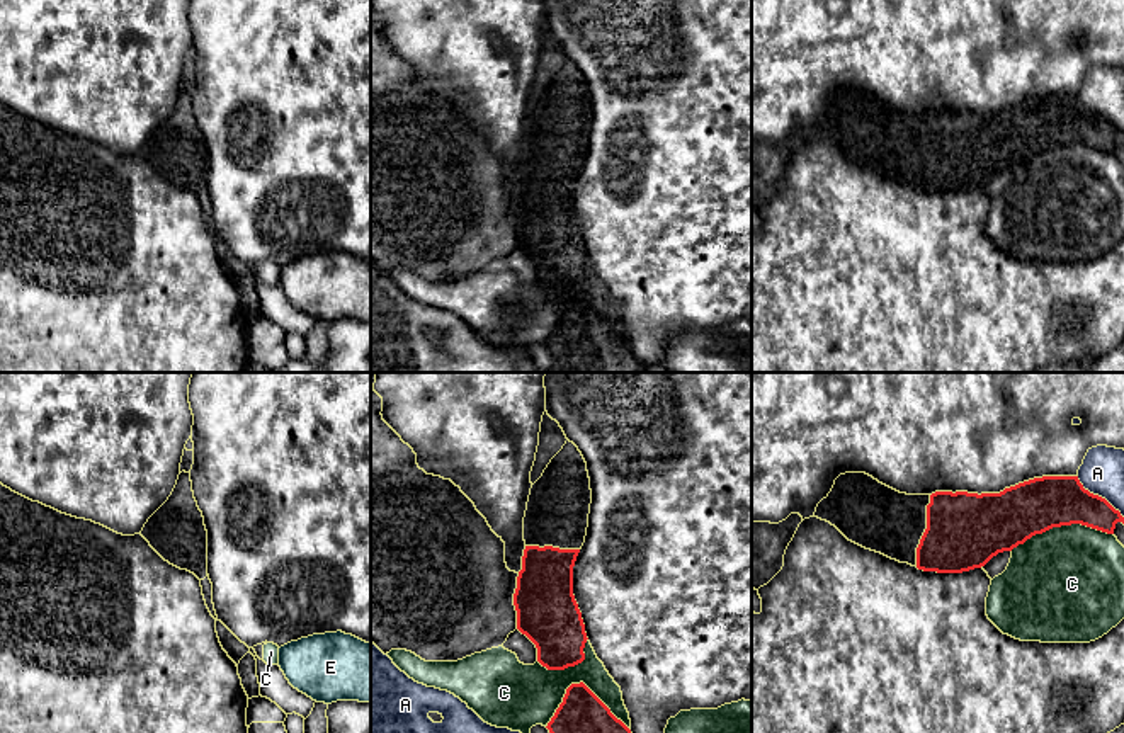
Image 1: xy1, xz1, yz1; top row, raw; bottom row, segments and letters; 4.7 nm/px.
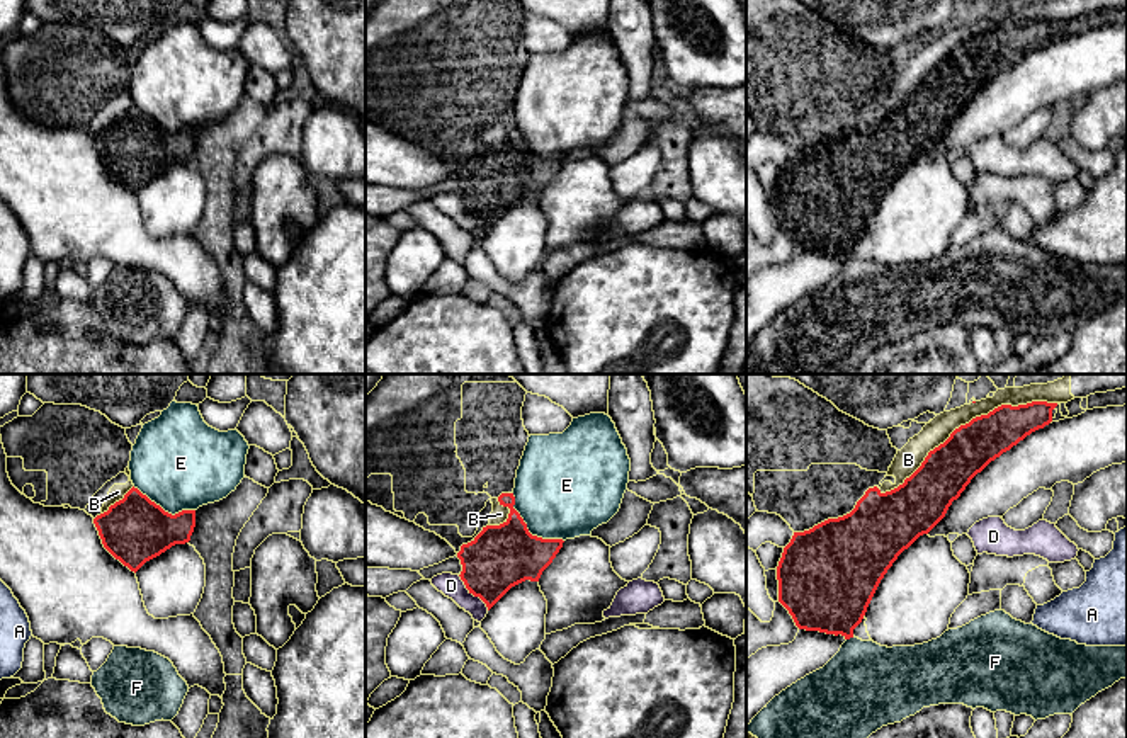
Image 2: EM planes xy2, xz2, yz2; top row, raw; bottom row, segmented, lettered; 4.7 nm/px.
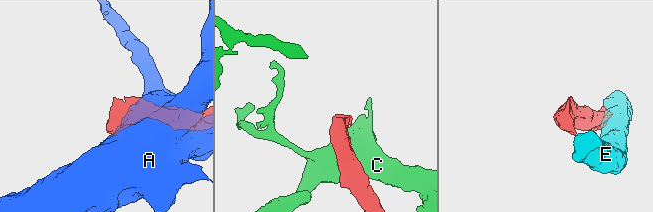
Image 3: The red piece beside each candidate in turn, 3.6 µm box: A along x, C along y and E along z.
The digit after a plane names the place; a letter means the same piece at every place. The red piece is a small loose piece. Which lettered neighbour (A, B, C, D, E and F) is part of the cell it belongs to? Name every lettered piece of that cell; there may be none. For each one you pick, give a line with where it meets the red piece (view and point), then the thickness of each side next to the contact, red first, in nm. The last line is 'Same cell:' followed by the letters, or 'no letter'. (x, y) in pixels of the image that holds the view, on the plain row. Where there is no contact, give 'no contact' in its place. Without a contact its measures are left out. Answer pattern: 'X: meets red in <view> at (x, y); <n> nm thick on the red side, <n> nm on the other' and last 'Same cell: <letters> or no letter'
Same cell: no letter

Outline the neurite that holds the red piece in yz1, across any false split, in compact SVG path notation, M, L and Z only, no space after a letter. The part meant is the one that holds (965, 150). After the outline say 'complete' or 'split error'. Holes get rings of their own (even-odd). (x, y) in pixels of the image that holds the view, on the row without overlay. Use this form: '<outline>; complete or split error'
M866 92L835 99L815 136L835 145L849 160L923 190L962 192L985 185L993 175L1012 170L1053 146L1081 143L1114 153L1124 136L1105 117L1083 107L1078 95L1042 95L1000 112L935 111L900 112Z; split error

